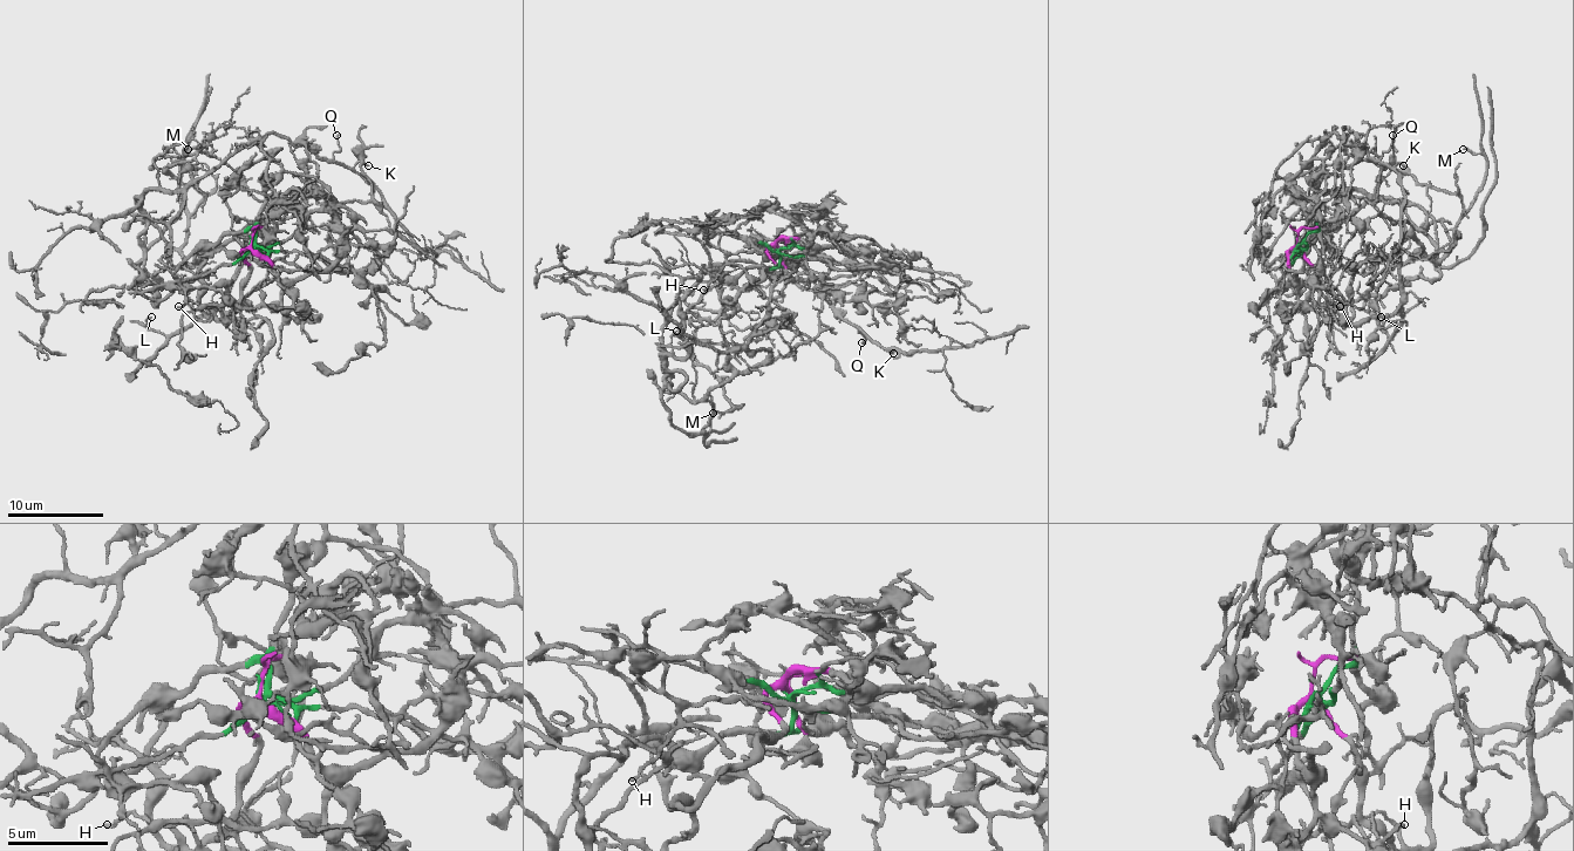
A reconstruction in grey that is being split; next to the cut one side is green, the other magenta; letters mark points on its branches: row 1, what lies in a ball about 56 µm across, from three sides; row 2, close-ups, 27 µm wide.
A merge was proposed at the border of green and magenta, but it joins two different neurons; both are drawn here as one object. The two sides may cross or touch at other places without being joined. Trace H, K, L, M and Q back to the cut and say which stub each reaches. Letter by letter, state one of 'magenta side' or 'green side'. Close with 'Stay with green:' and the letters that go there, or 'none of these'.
H: magenta side
K: green side
L: magenta side
M: magenta side
Q: green side
Stay with green: K, Q

